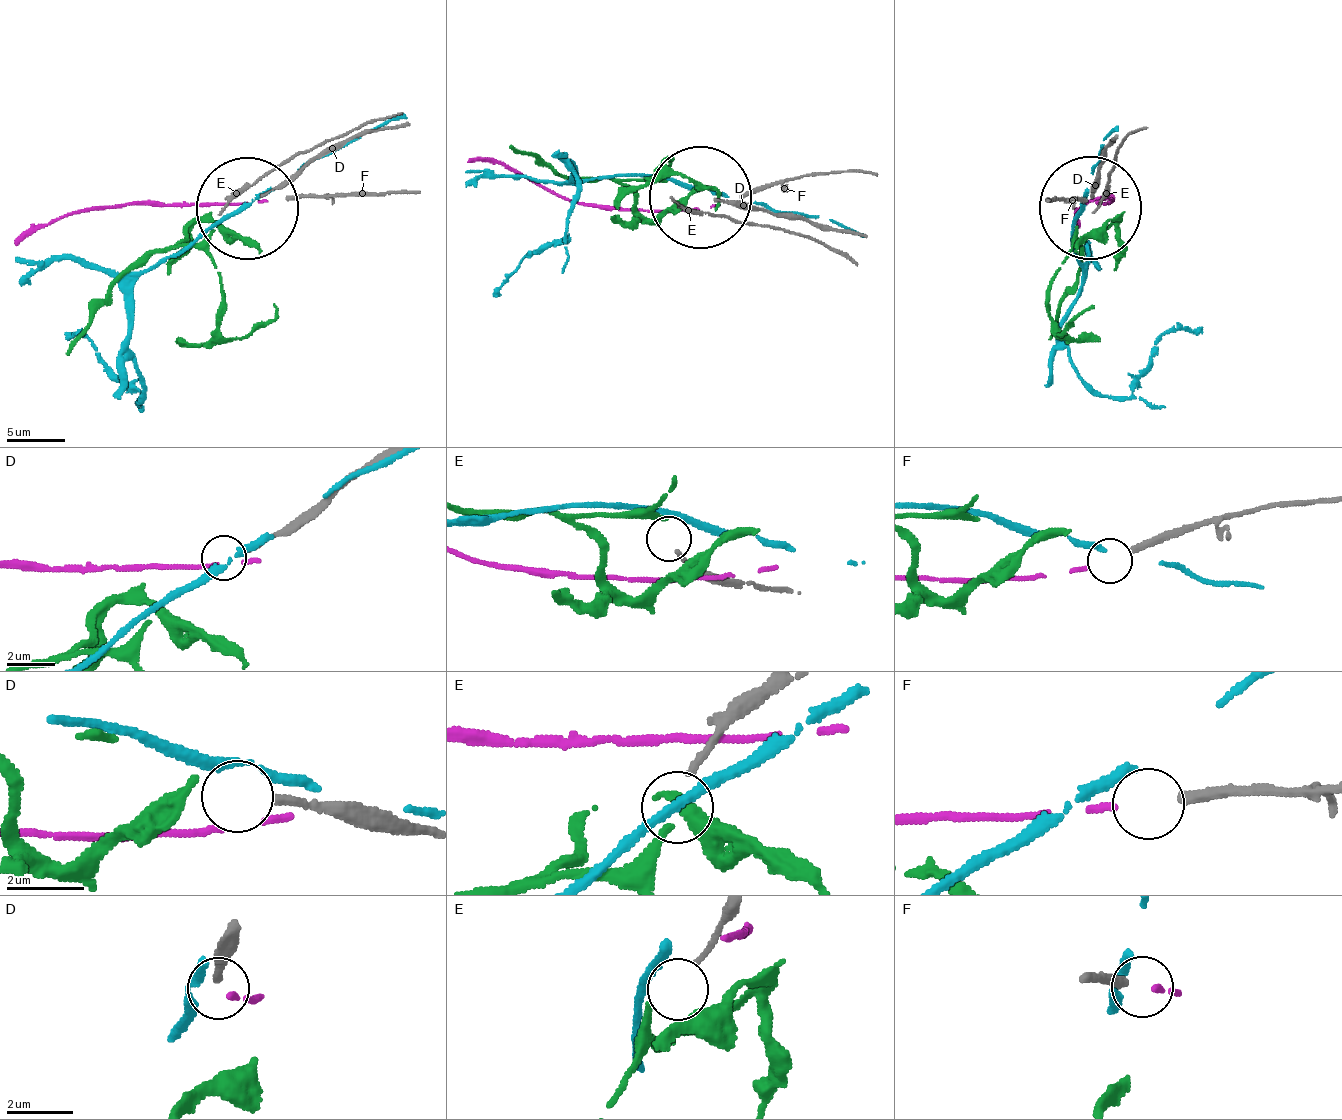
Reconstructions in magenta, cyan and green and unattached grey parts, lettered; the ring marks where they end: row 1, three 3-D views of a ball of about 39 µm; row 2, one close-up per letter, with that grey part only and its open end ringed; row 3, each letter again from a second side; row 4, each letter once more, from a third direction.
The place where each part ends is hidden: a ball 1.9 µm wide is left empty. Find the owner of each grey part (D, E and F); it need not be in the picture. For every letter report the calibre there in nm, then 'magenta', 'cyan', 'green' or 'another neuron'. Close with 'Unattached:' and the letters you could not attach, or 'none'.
D: 190 nm | another neuron
E: 170 nm | another neuron
F: 280 nm | magenta
Unattached: D, E

